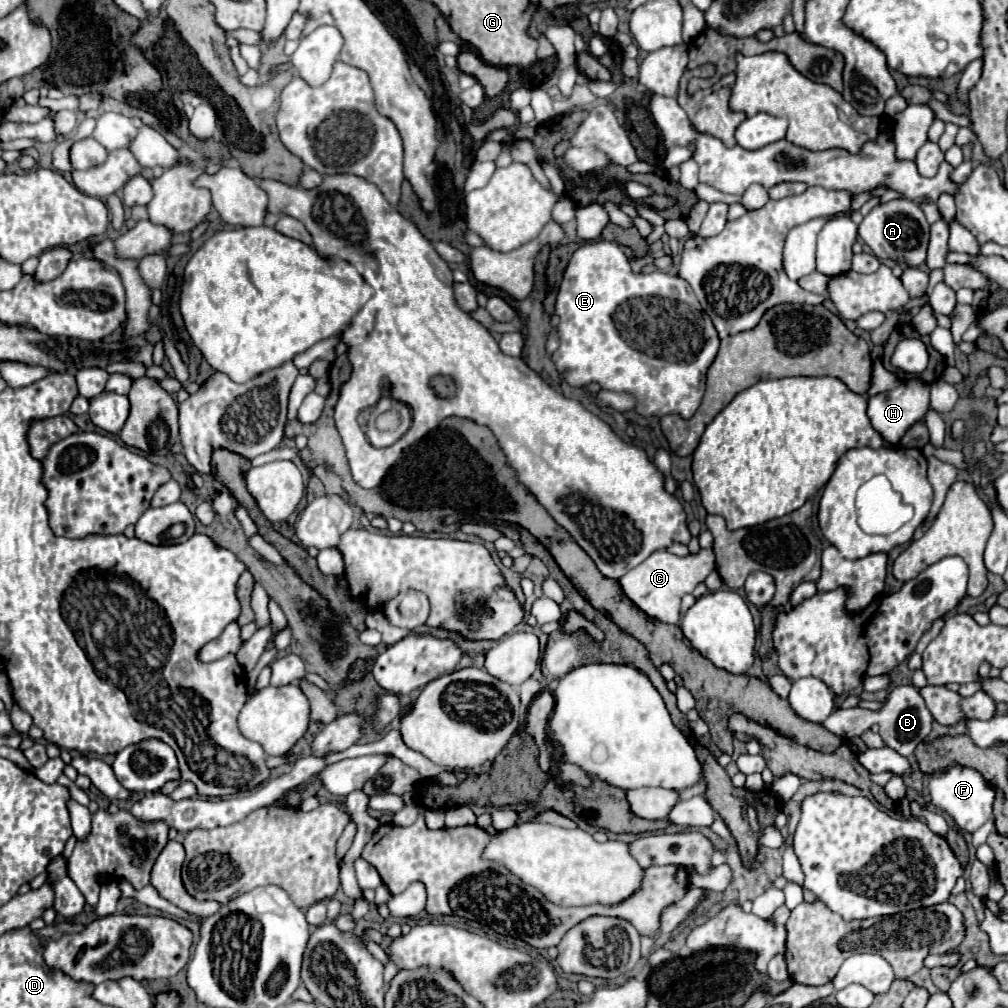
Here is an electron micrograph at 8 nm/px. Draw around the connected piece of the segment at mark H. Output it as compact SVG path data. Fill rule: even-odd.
M916 377L902 381L892 391L878 393L868 399L868 417L870 417L872 427L892 445L896 445L914 423L922 421L928 411L930 411L930 385Z

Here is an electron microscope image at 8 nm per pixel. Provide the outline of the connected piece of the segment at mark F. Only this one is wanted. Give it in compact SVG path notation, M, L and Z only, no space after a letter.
M952 763L944 769L936 769L930 773L928 777L928 793L930 793L930 805L934 805L936 809L944 811L948 817L952 817L954 825L964 833L974 833L976 829L980 829L980 823L986 823L992 815L992 803L994 803L994 787L988 785L988 781L984 781L982 773L966 767L966 765L958 765Z

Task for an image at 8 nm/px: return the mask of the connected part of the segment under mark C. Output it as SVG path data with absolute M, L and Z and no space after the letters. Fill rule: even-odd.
M662 549L652 553L634 569L630 569L620 579L620 587L626 593L626 597L632 603L636 603L648 617L658 619L662 623L678 623L682 597L686 593L692 593L715 569L715 555L712 549L700 549L696 555L688 553L686 557L678 557Z

